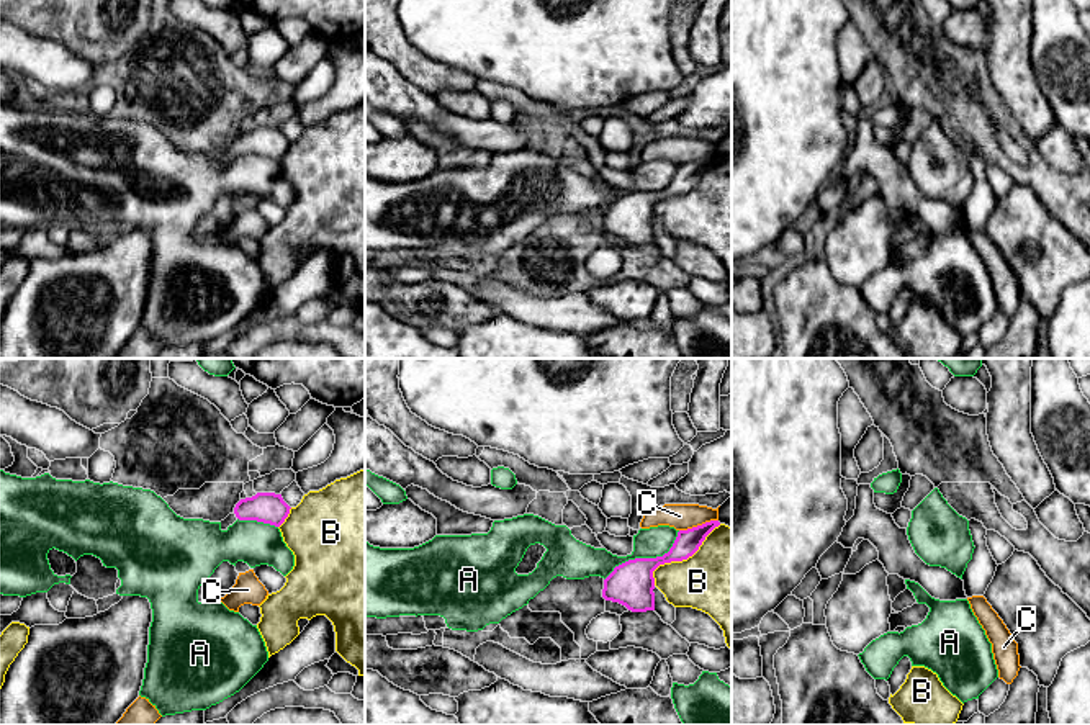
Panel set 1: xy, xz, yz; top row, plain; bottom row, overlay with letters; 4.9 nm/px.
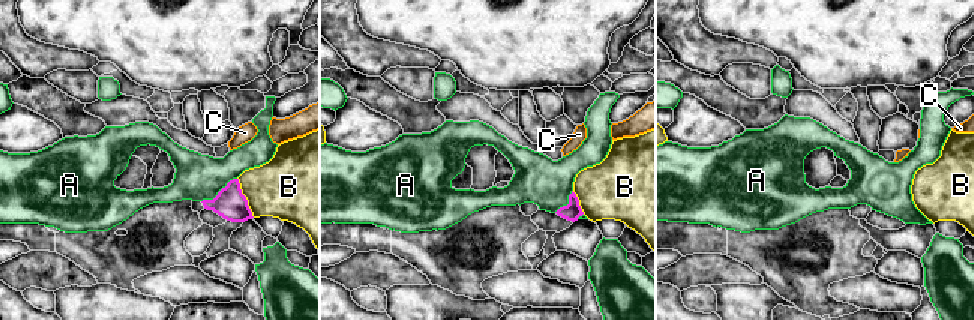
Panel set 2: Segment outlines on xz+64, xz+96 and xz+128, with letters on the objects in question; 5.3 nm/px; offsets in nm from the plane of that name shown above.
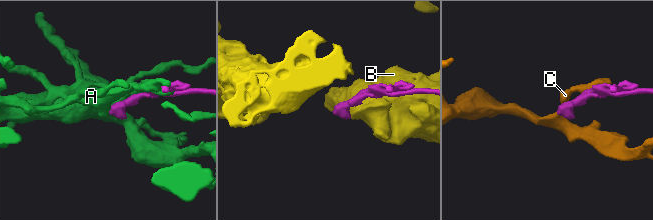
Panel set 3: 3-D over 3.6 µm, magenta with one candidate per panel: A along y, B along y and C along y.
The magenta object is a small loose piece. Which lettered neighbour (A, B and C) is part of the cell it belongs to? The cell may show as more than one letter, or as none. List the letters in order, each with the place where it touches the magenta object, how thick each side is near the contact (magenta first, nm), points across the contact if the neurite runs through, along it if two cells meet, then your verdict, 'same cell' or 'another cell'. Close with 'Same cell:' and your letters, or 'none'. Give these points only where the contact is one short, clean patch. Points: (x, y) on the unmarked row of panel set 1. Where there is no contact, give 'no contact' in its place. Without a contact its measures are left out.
A: contact xz (645, 192); calibres 220 and 150 nm; another cell
B: contact xz (681, 193); calibres 190 and 400 nm; another cell
C: contact xz (698, 159); calibres 120 and 130 nm; border xz (717, 153), (680, 164); another cell
Same cell: none

